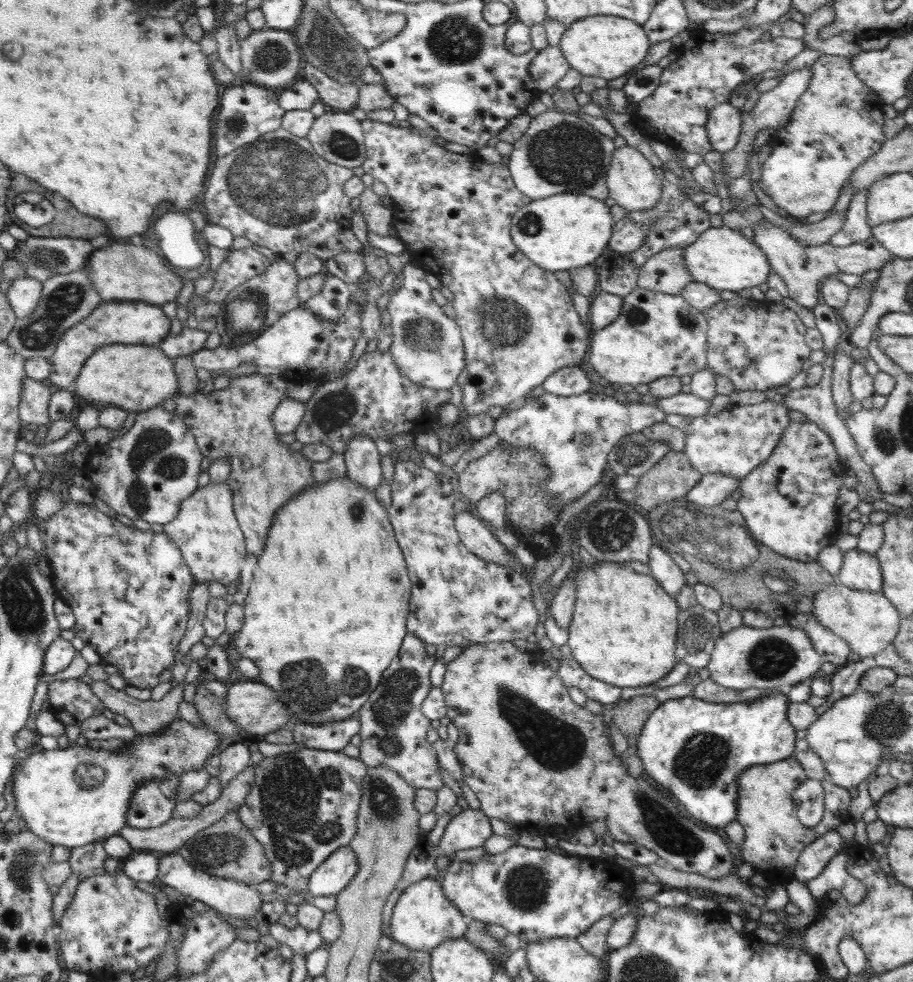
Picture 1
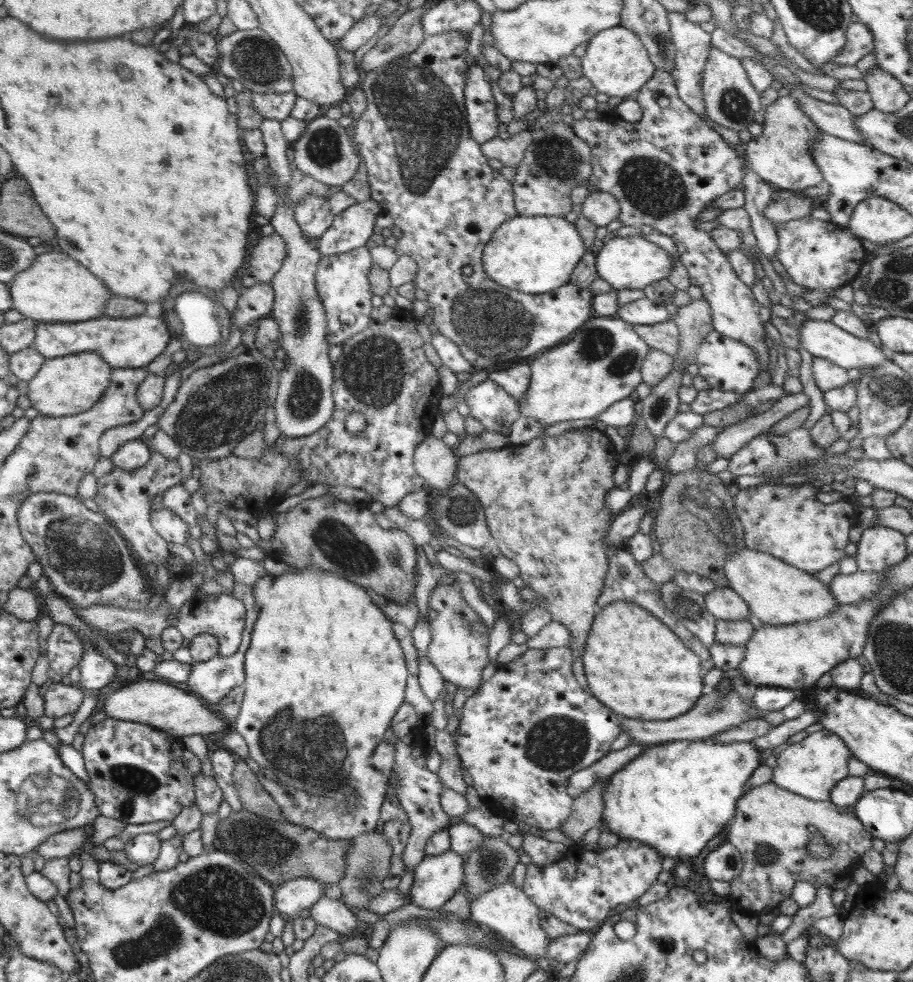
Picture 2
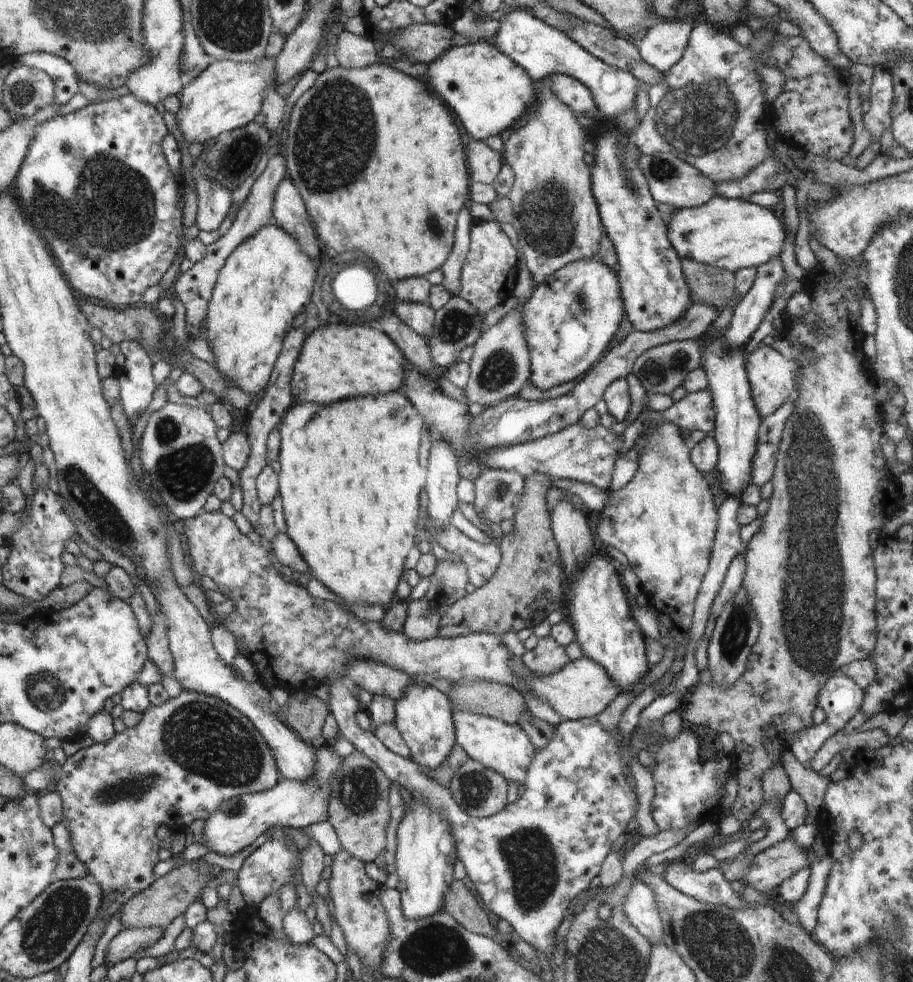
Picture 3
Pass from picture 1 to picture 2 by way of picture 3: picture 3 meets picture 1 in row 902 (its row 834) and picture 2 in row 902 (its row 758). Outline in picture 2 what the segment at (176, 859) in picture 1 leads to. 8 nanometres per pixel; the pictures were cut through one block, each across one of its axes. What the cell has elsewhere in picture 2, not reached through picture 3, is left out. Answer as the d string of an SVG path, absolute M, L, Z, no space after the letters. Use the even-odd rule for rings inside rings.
M321 896L310 907L310 917L316 921L317 925L325 926L343 935L366 936L366 924L342 901Z

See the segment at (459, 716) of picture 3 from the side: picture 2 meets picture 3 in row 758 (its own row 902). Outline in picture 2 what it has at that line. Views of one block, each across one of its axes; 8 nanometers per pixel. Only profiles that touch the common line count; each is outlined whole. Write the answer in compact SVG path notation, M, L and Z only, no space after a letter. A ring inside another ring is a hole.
M512 881L501 882L492 890L470 900L470 919L487 930L497 933L500 939L510 942L514 948L524 954L530 961L546 958L548 935L542 930L539 921L539 908Z

